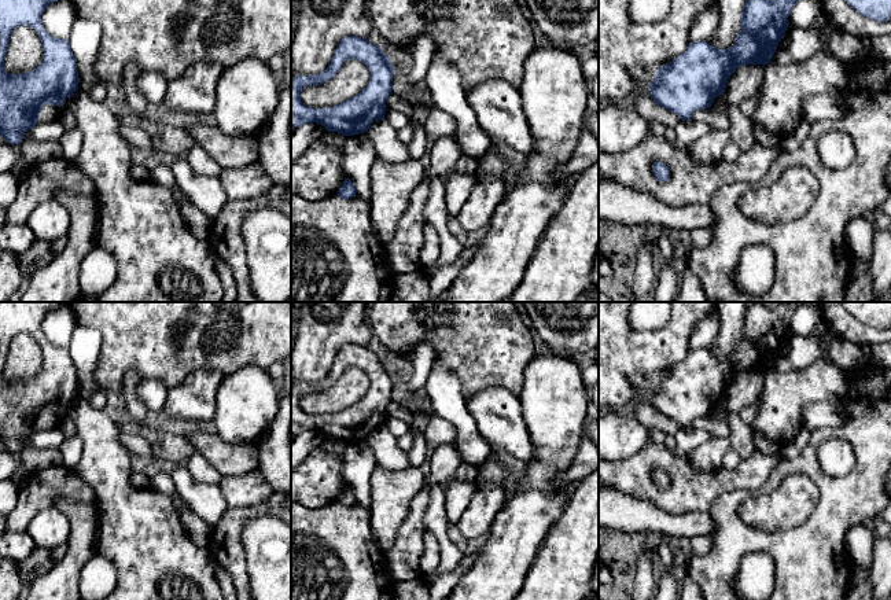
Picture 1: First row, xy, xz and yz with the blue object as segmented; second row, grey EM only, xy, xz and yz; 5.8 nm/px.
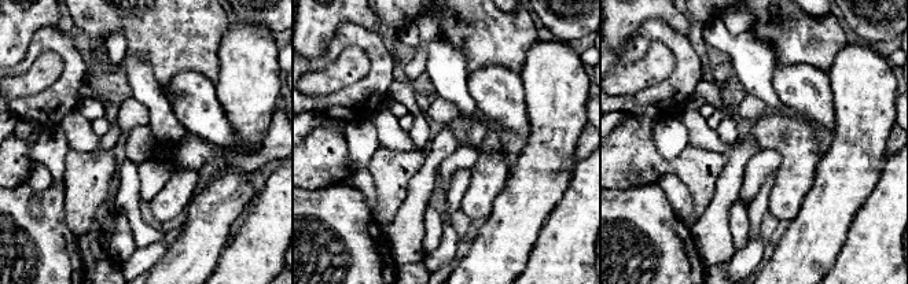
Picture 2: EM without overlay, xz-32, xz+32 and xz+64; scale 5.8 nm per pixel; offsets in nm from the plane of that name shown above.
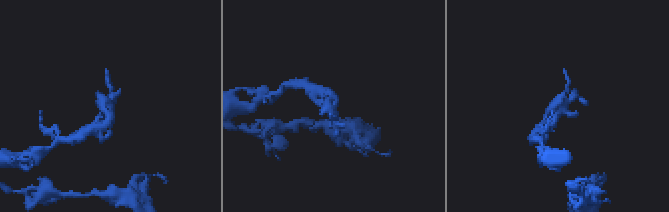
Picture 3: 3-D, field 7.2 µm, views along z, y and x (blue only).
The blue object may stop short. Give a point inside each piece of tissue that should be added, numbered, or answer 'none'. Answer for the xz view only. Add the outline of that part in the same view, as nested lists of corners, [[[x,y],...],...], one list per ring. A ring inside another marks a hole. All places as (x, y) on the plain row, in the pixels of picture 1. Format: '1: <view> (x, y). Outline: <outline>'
none

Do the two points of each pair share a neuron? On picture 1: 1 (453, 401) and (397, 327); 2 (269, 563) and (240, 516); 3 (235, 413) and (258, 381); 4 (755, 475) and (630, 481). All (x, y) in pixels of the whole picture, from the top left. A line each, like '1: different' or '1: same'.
1: different
2: different
3: same
4: same

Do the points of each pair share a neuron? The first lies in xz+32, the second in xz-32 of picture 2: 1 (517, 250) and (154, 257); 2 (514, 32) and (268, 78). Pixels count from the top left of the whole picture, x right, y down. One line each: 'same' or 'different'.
1: different
2: different

